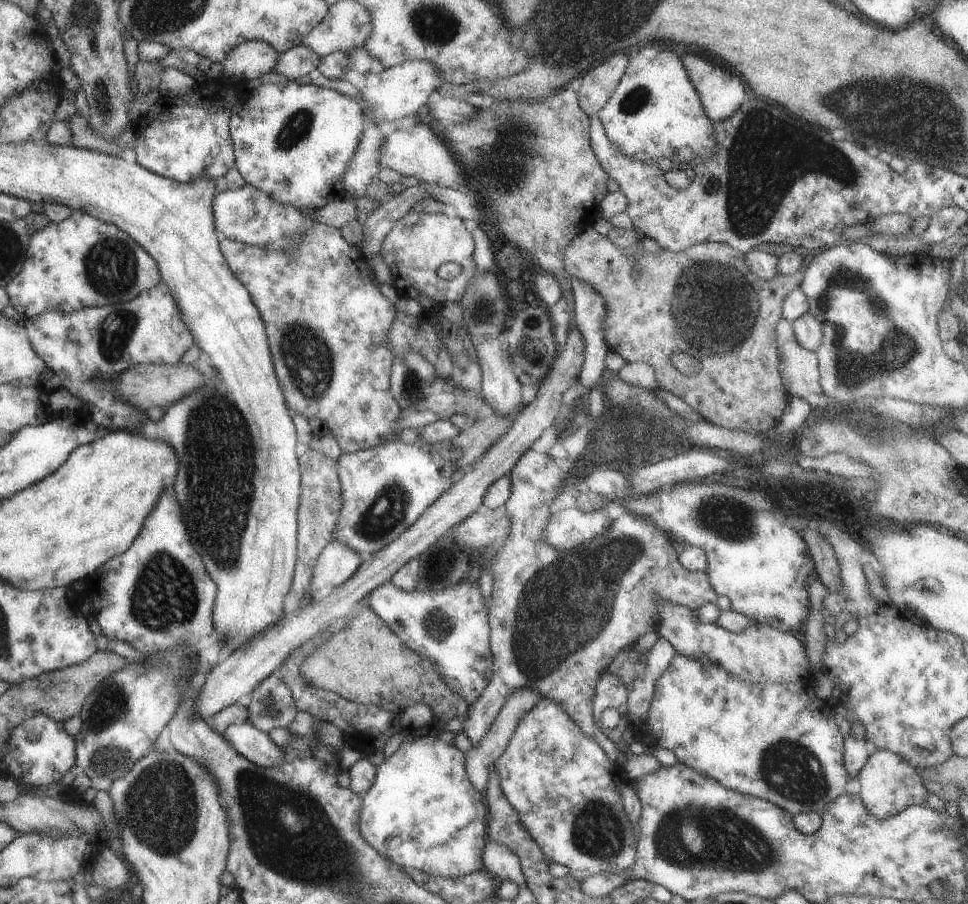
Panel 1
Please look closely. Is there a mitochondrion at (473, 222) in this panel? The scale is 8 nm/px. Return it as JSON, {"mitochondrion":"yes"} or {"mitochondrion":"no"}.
{"mitochondrion":"no"}

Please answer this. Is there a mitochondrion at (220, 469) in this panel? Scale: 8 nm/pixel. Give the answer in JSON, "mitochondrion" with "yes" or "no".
{"mitochondrion":"yes"}

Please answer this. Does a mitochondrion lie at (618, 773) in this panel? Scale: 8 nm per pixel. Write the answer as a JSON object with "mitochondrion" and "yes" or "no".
{"mitochondrion":"no"}

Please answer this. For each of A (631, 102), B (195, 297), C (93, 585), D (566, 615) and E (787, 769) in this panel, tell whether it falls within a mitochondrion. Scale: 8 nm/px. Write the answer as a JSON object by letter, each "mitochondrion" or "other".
{"A":"mitochondrion","B":"other","C":"other","D":"mitochondrion","E":"mitochondrion"}

